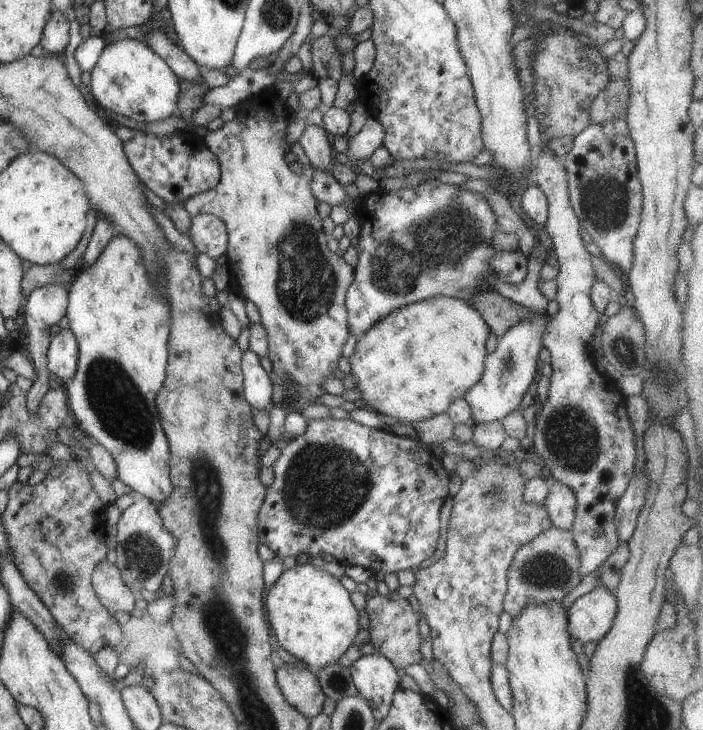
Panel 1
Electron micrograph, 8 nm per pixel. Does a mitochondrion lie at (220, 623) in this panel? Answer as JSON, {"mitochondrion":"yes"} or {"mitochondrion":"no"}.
{"mitochondrion":"yes"}

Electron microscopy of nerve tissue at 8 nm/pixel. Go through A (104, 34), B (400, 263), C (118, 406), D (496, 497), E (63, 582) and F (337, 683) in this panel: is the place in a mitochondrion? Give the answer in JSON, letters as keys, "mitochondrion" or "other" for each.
{"A":"other","B":"mitochondrion","C":"mitochondrion","D":"mitochondrion","E":"mitochondrion","F":"mitochondrion"}

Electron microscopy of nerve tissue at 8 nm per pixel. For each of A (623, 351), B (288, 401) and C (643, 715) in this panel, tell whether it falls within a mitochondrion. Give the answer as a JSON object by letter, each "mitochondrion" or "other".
{"A":"mitochondrion","B":"other","C":"mitochondrion"}

